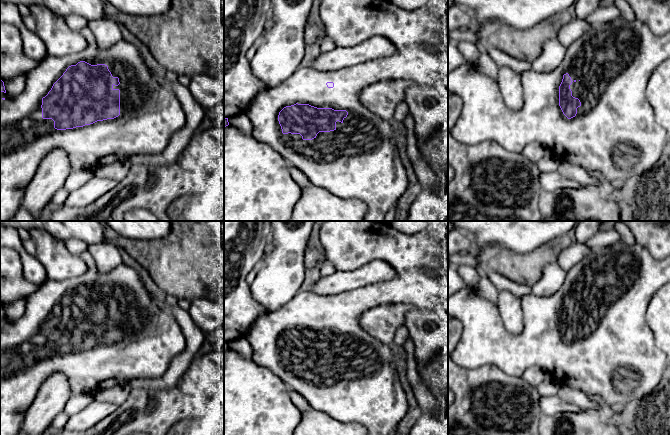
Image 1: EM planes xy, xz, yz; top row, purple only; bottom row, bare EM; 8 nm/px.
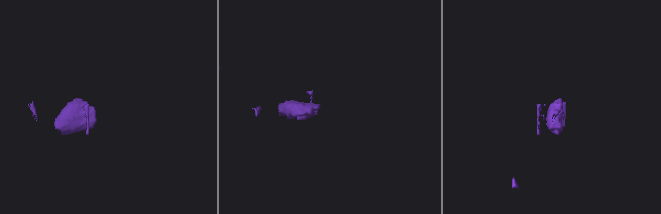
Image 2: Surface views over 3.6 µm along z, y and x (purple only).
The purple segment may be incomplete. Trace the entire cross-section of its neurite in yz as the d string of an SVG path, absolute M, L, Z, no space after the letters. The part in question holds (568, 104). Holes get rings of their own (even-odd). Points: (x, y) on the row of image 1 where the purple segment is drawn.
M620 16L612 22L592 26L567 48L564 60L552 72L529 70L522 73L524 104L518 111L505 105L496 80L465 62L448 73L448 94L459 95L463 102L451 134L459 143L475 145L491 140L516 153L522 153L530 143L539 143L560 161L576 164L587 171L599 171L613 183L624 182L651 169L669 143L666 130L655 120L646 97L649 77L667 59L670 59L670 31L655 35L645 23L637 19L628 21Z

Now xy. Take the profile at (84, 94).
M89 28L84 31L83 36L88 42L86 49L79 53L60 57L46 56L35 69L27 74L24 90L14 100L1 100L6 90L4 82L0 79L0 221L11 221L16 215L21 207L25 191L35 176L40 162L53 149L62 149L68 155L71 171L94 171L98 167L130 159L134 155L161 153L166 149L173 134L182 129L186 124L185 113L171 87L163 87L152 76L151 68L145 63L135 45L122 39L111 47L99 49L94 34Z

